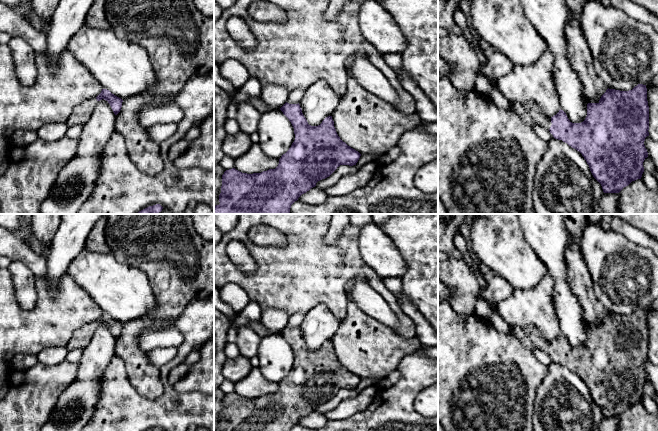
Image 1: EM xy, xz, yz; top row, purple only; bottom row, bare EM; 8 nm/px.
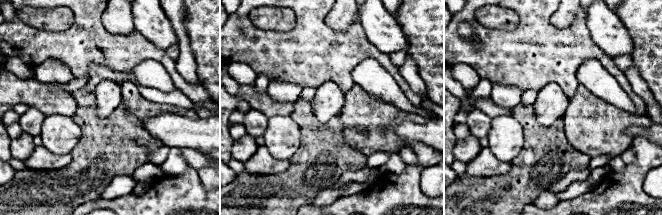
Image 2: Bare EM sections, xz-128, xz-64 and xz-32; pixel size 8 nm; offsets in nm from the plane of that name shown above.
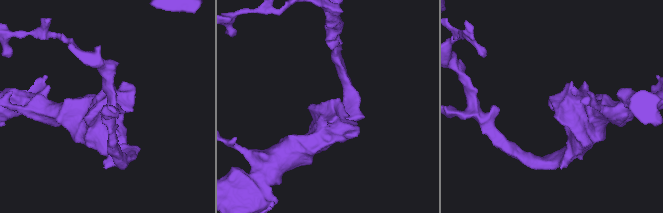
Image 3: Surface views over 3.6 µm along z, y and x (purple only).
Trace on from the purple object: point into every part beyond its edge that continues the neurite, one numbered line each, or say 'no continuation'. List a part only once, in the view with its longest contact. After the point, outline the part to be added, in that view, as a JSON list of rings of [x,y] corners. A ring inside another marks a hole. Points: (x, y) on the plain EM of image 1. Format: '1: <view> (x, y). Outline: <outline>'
1: yz (534, 334). Outline: [[[528,326],[524,328],[524,331],[536,348],[541,349],[549,355],[552,349],[551,342],[547,341],[537,328]]]

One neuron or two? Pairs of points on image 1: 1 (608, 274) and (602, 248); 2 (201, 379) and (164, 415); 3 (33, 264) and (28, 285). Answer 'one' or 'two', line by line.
1: one
2: two
3: two

